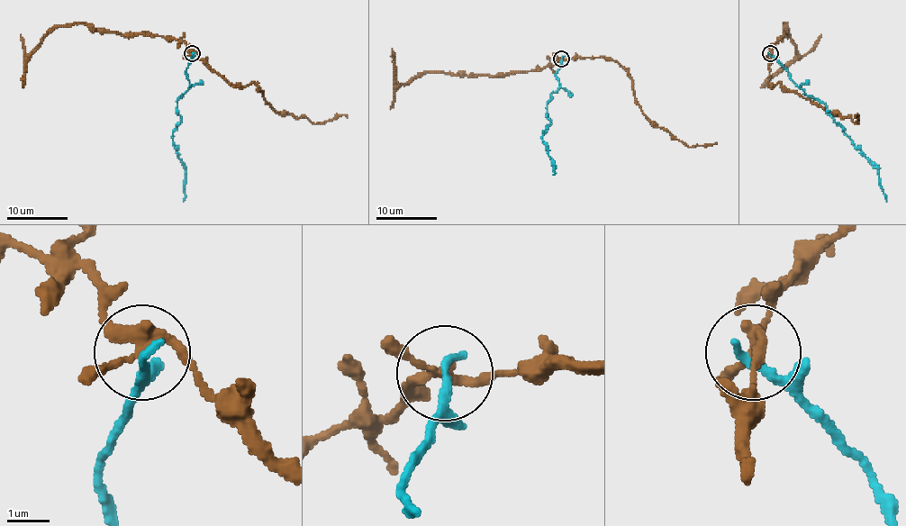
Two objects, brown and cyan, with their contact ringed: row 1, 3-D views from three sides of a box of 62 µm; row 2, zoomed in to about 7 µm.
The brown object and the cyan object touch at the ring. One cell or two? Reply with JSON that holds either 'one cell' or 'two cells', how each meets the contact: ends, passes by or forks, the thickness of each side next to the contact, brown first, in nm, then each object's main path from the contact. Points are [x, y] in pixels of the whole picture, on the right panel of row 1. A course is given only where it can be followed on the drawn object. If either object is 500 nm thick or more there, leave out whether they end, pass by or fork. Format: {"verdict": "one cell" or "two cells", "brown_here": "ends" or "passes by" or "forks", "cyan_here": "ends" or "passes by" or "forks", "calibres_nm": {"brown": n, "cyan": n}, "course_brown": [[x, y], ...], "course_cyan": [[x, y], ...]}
{"verdict": "two cells", "brown_here": "forks", "cyan_here": "ends", "calibres_nm": {"brown": 240, "cyan": 220}, "course_brown": [[771, 54], [777, 41], [787, 34], [784, 23], [784, 31], [795, 46], [795, 57], [760, 87]], "course_cyan": [[769, 54], [806, 95], [819, 99], [844, 133], [877, 169], [879, 185], [886, 201]]}

